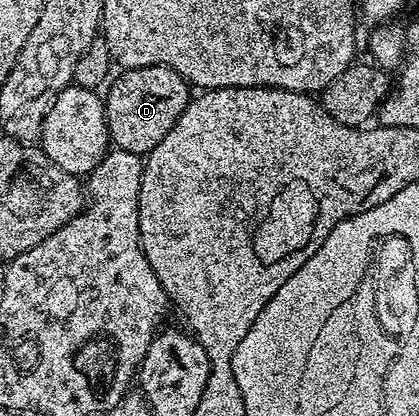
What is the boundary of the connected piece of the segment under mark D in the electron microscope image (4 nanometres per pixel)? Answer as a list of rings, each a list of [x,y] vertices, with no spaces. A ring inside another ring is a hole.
[[[166,66],[125,68],[120,73],[117,79],[114,77],[108,83],[103,94],[109,140],[116,149],[145,156],[159,140],[163,140],[163,136],[167,136],[167,132],[171,132],[175,120],[179,120],[191,100],[191,87]]]

